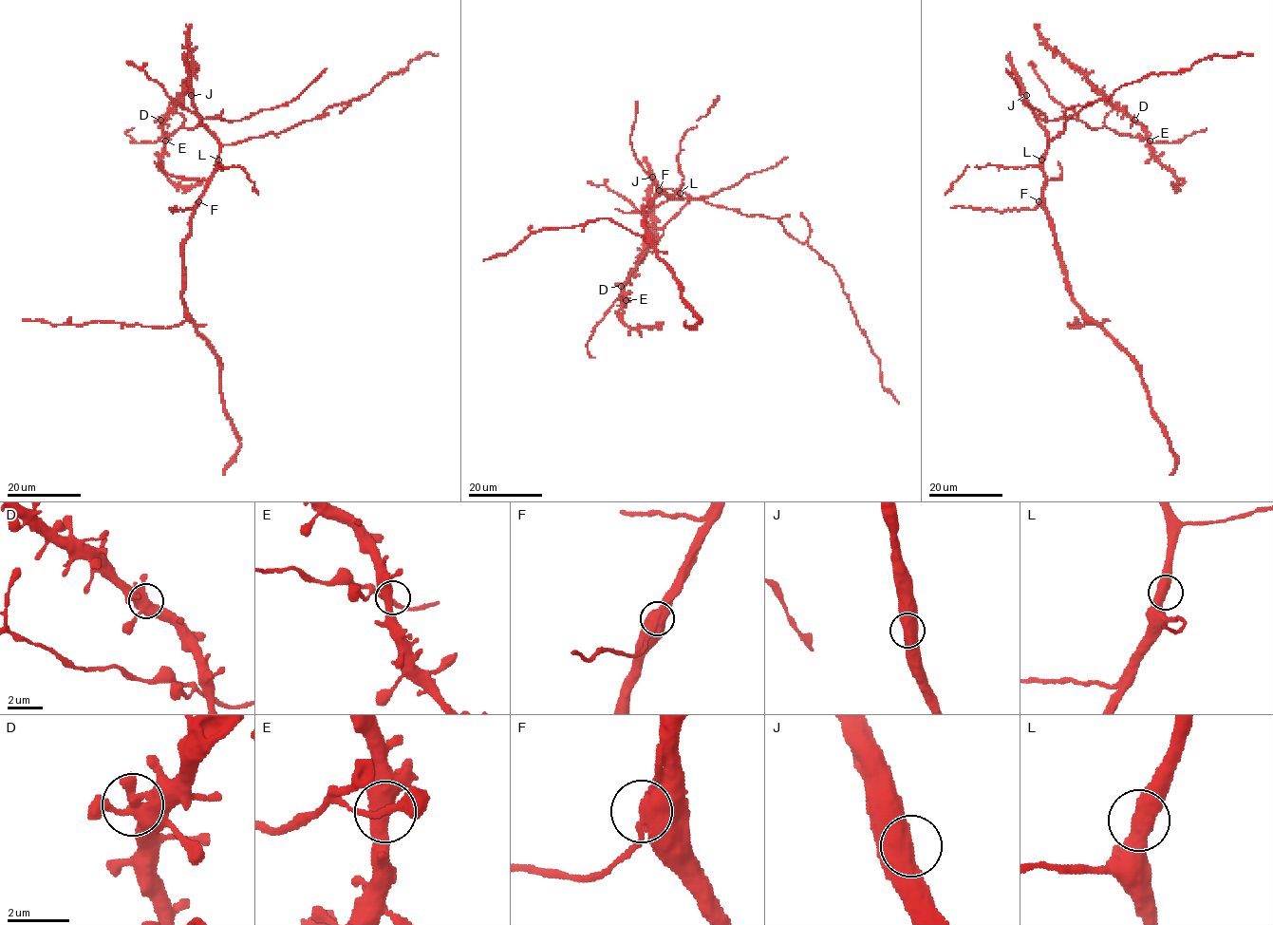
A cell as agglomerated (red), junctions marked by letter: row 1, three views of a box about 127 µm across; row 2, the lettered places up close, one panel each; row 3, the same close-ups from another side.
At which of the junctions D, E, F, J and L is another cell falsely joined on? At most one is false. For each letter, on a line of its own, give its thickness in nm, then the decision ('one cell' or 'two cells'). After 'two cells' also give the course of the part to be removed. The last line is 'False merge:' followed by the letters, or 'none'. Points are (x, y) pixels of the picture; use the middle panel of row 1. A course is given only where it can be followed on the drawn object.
D: calibre 480 nm; one cell
E: calibre 500 nm; one cell
F: calibre 500 nm; one cell
J: calibre 550 nm; one cell
L: calibre 500 nm; one cell
False merge: none

